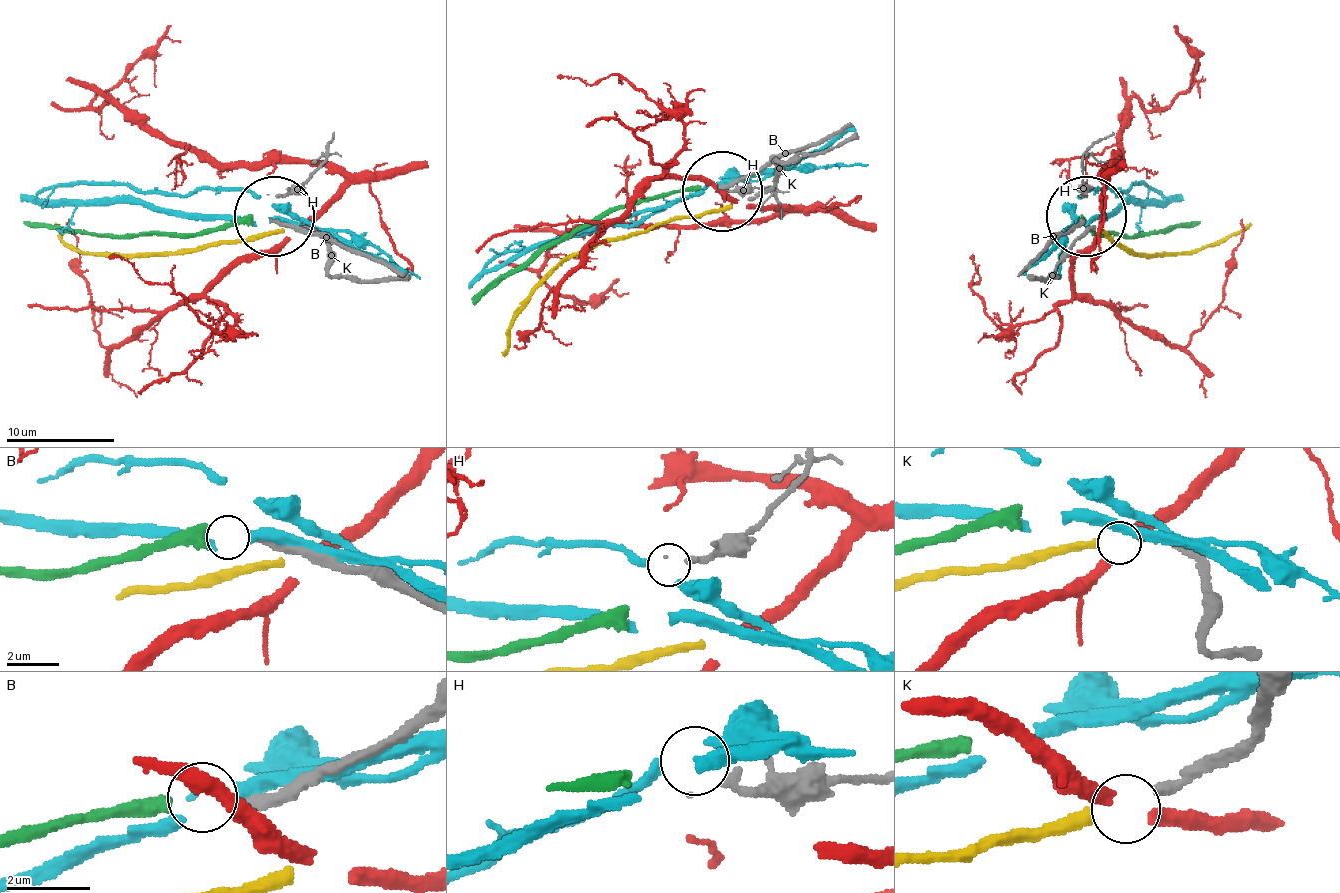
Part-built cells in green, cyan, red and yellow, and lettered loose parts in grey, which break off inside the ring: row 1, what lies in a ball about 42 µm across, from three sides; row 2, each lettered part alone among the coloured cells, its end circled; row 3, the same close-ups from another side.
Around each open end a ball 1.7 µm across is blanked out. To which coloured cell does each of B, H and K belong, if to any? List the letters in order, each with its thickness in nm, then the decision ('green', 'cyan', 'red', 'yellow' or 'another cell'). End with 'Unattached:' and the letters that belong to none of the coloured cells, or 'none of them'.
B: calibre 300 nm; green
H: calibre 240 nm; another cell
K: calibre 280 nm; yellow
Unattached: H

